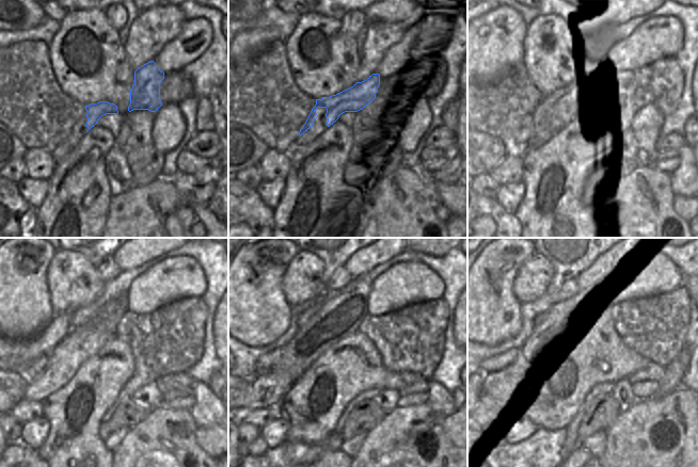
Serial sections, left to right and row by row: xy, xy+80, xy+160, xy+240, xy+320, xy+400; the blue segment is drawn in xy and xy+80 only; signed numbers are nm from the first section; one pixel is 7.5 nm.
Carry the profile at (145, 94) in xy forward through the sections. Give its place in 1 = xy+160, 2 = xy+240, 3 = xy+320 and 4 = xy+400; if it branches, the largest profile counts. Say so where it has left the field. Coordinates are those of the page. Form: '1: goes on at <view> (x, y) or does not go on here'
1: goes on at xy+160 (577, 95)
2: goes on at xy+240 (65, 359)
3: goes on at xy+320 (267, 389)
4: goes on at xy+400 (489, 408)

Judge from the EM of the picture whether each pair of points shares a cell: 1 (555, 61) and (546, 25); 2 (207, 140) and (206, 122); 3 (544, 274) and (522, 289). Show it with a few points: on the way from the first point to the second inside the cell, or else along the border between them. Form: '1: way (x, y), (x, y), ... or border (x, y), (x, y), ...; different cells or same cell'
1: way (554, 52), (553, 44), (548, 33); same cell
2: border (212, 130), (202, 130), (199, 132); different cells
3: way (539, 274), (527, 285); same cell

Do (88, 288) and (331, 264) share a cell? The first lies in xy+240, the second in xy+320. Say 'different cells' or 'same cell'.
different cells

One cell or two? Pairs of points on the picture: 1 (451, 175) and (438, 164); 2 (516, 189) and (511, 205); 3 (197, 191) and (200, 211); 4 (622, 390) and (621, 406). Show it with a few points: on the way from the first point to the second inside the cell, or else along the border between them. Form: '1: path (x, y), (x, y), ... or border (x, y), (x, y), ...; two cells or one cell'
1: border (448, 157), (448, 160), (439, 171); two cells
2: path (512, 193), (511, 200); one cell
3: border (208, 205), (190, 206); two cells
4: path (621, 395), (621, 402); one cell

